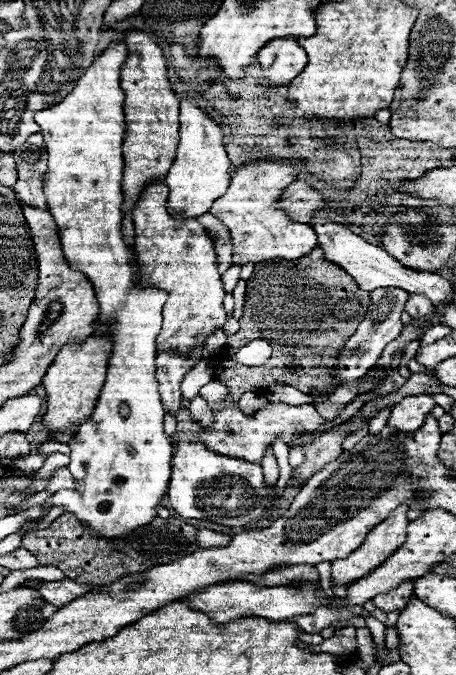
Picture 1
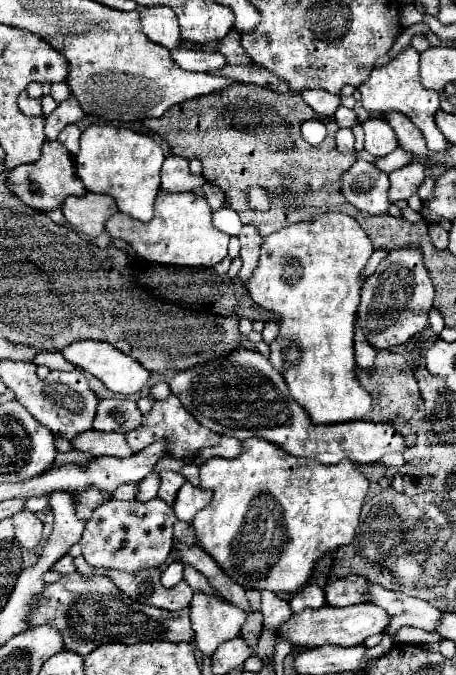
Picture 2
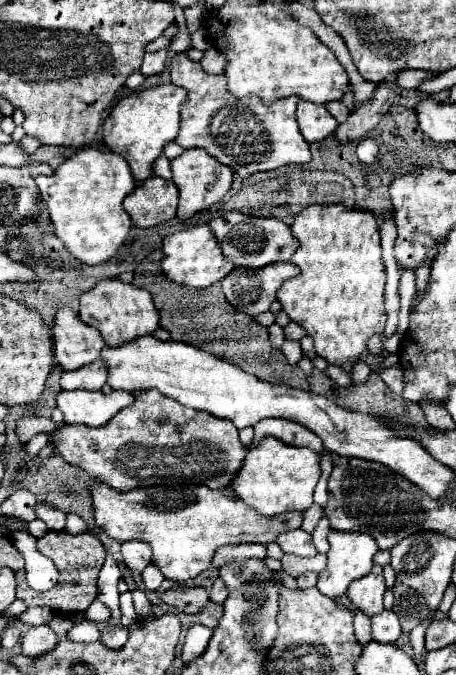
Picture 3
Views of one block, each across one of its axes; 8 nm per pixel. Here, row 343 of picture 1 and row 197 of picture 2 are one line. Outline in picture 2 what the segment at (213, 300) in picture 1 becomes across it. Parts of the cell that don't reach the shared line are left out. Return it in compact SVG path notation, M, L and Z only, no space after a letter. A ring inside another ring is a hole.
M160 190L154 208L156 214L150 222L138 222L124 212L116 212L106 222L106 230L110 236L126 240L138 256L156 264L210 268L228 254L228 234L220 232L212 224L212 208L204 196L198 196L194 192Z

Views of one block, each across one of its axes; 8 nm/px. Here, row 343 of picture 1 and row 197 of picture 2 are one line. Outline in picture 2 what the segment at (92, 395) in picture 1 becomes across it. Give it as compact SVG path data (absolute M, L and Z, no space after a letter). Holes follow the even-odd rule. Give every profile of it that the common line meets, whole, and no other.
M86 192L82 198L66 198L62 212L78 232L98 238L104 232L106 220L118 212L118 206L110 196Z

